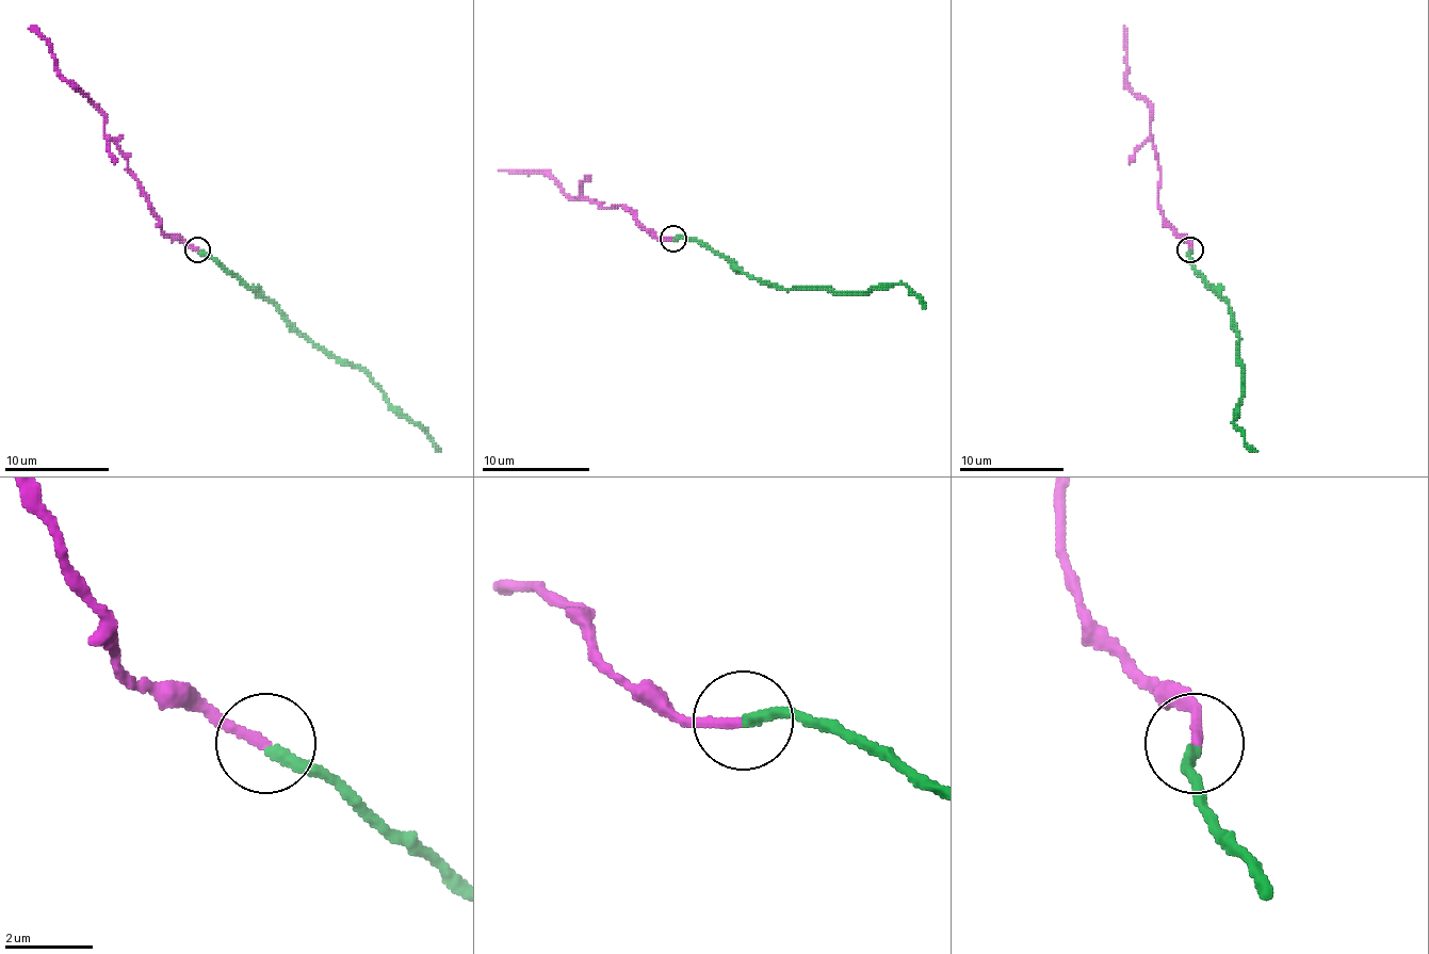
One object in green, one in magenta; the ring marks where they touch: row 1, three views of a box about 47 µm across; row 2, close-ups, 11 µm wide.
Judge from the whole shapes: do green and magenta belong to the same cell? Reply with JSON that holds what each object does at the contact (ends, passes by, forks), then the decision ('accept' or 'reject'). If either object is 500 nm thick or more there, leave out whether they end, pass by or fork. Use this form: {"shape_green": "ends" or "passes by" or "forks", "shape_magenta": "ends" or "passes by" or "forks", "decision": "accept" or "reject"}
{"shape_green": "ends", "shape_magenta": "ends", "decision": "reject"}

